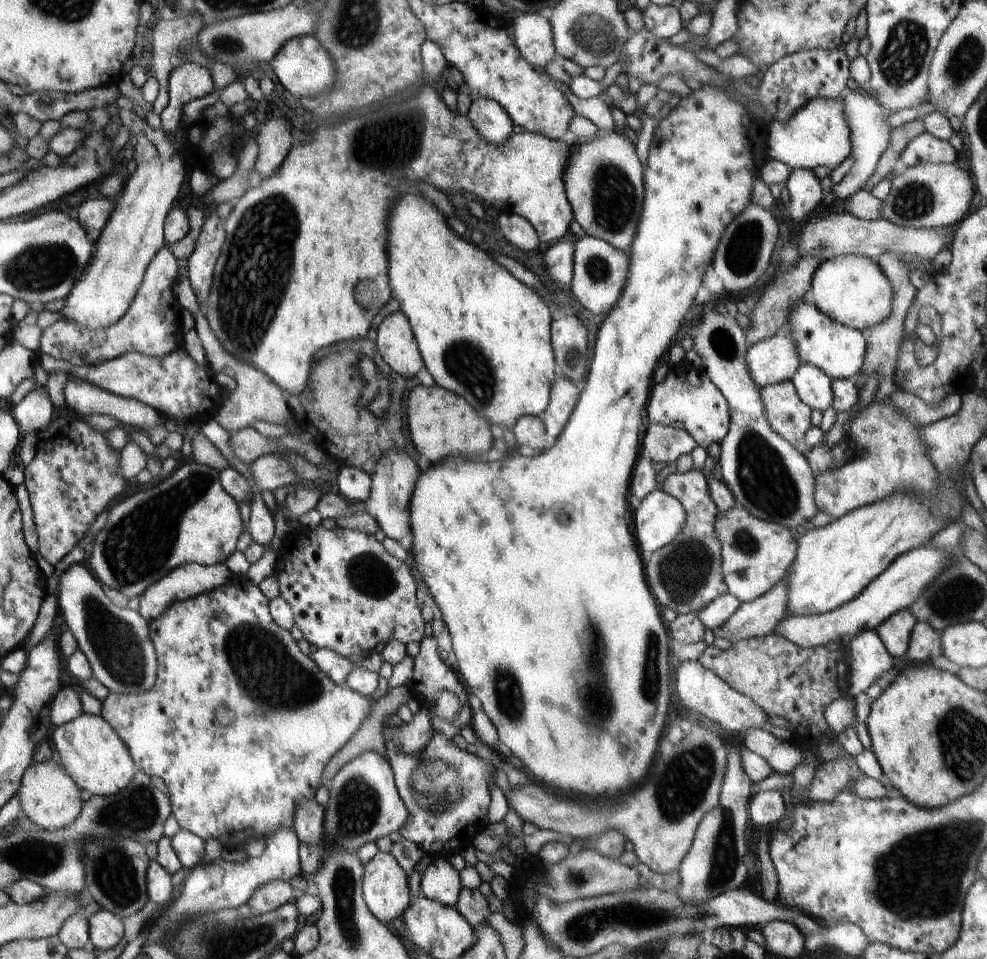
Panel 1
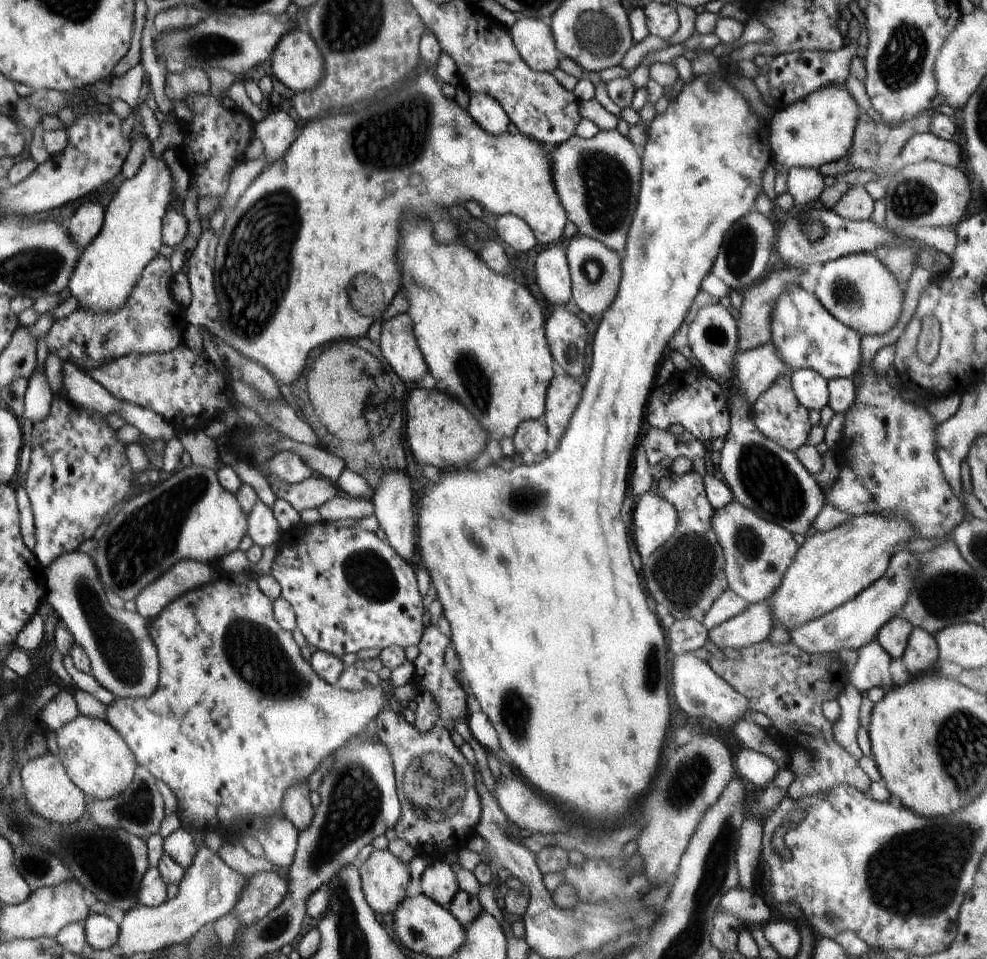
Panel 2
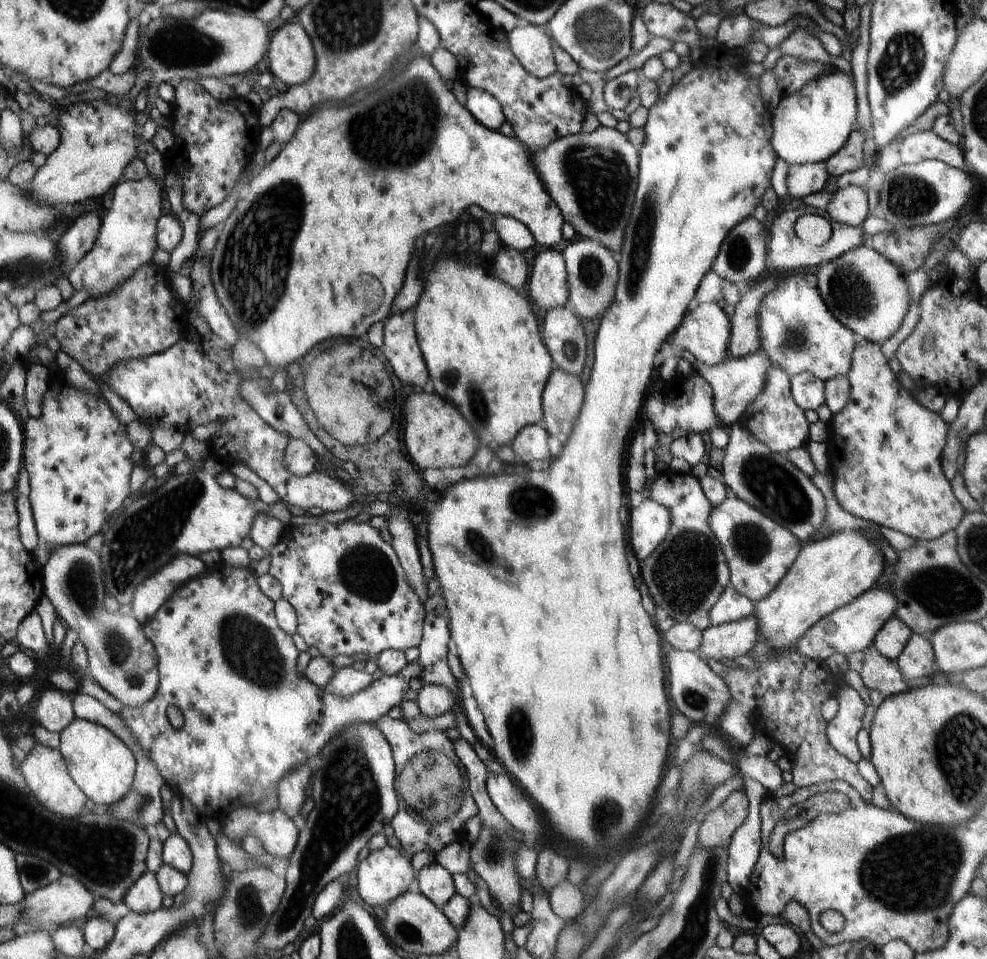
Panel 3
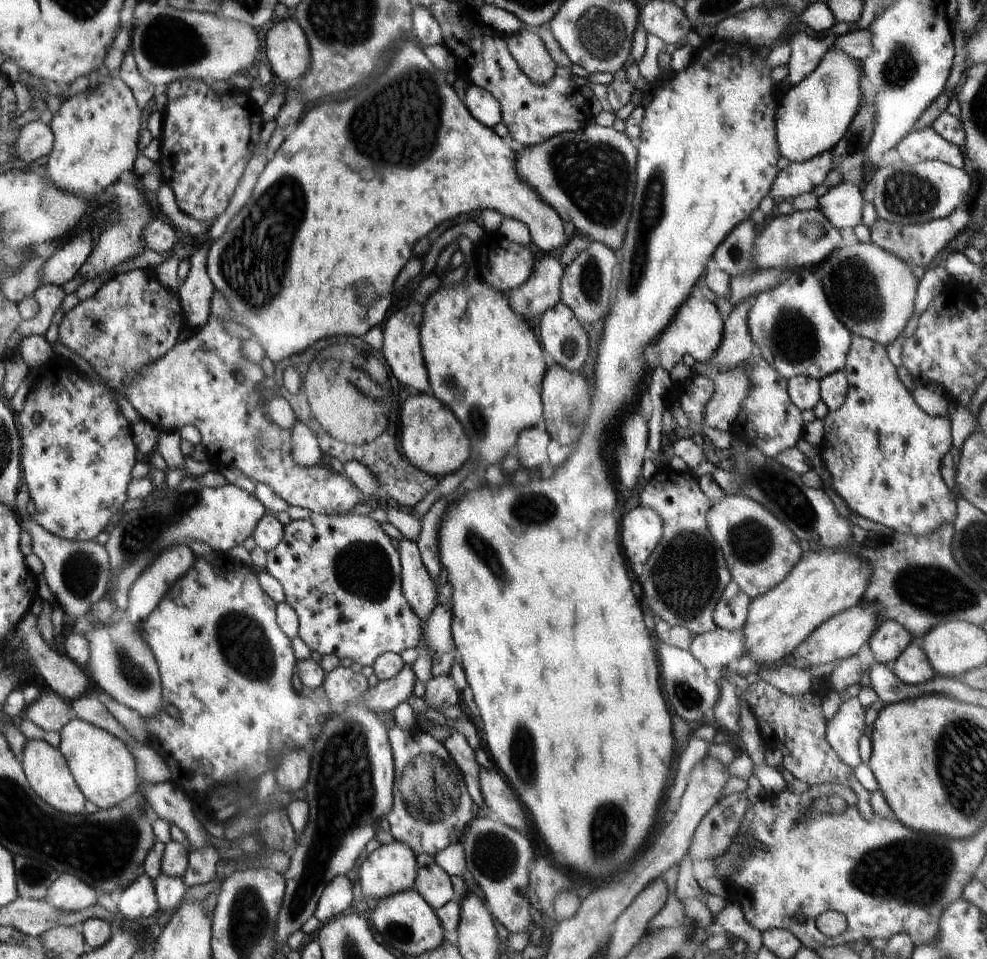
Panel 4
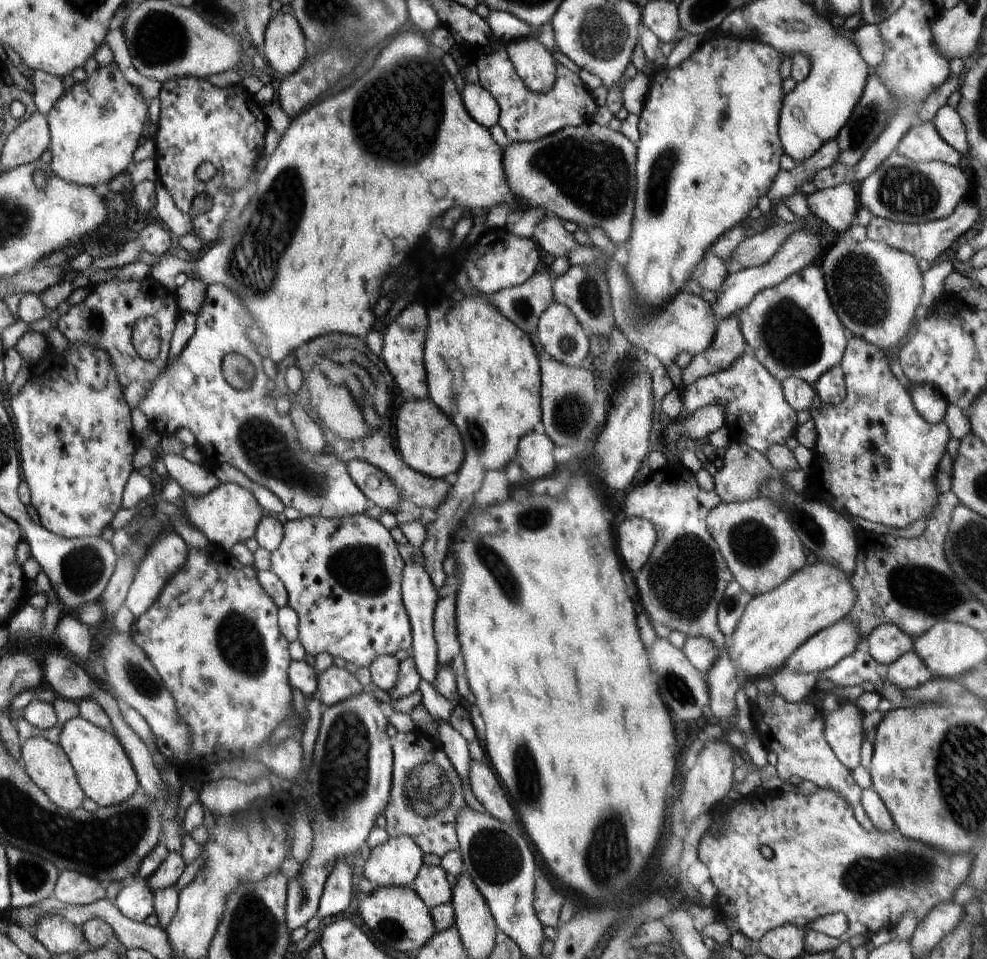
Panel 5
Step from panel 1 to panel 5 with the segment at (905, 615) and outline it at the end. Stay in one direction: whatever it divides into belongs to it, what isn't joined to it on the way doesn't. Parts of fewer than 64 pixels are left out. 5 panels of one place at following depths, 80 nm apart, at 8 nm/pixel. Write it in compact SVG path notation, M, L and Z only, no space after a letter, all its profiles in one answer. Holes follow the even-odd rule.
M882 623L869 632L868 654L874 663L892 664L902 655L913 650L913 638L895 624Z

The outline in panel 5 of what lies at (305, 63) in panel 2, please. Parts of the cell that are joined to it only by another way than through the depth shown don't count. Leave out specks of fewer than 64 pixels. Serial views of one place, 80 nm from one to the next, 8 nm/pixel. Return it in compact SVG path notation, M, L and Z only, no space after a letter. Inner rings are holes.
M288 10L273 15L265 30L263 46L267 64L280 74L296 72L310 51L298 21Z

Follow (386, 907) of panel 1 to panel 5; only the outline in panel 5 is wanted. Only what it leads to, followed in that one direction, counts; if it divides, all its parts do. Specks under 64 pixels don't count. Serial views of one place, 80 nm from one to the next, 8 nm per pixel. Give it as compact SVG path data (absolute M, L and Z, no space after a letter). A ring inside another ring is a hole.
M410 836L390 837L384 844L376 846L366 852L364 876L373 884L373 888L380 887L411 887L426 856L422 849Z

